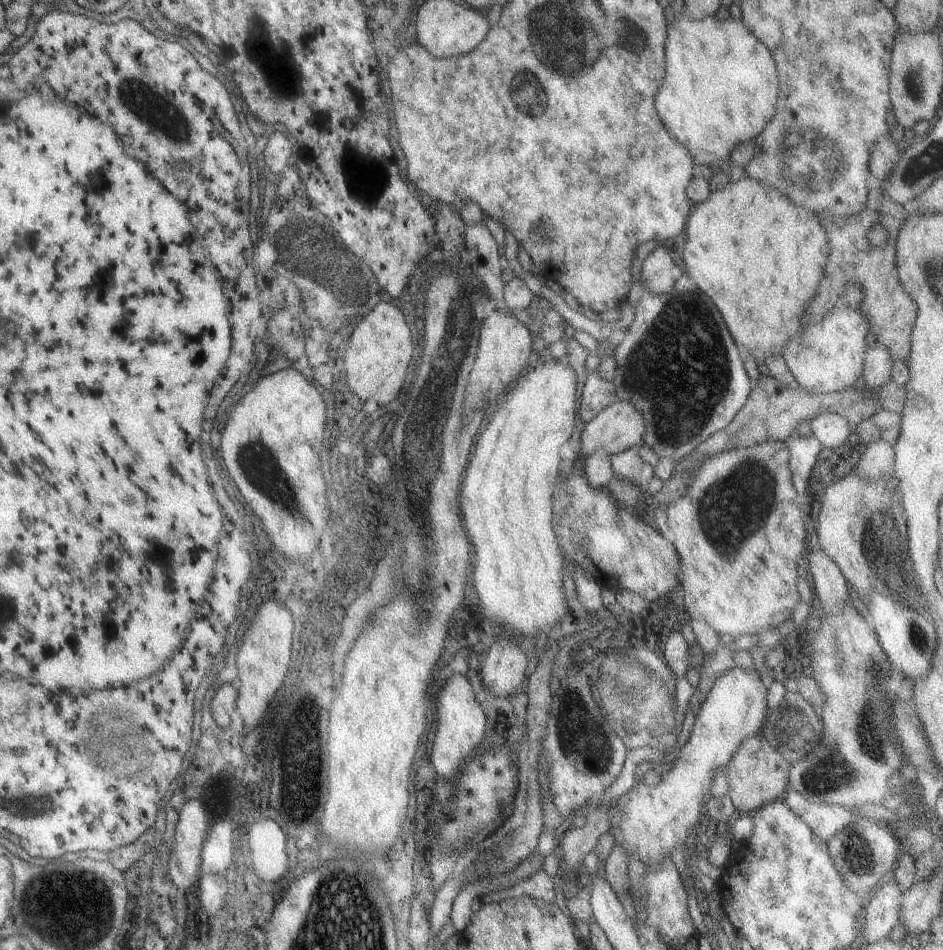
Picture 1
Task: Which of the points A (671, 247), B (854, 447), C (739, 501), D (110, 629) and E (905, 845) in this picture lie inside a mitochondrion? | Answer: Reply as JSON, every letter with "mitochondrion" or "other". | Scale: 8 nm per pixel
{"A":"other","B":"other","C":"mitochondrion","D":"other","E":"other"}

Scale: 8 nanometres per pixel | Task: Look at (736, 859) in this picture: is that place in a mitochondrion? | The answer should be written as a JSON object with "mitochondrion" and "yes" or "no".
{"mitochondrion":"no"}

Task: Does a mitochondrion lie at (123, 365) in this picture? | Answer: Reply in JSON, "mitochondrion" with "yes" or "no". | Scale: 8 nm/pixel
{"mitochondrion":"no"}

